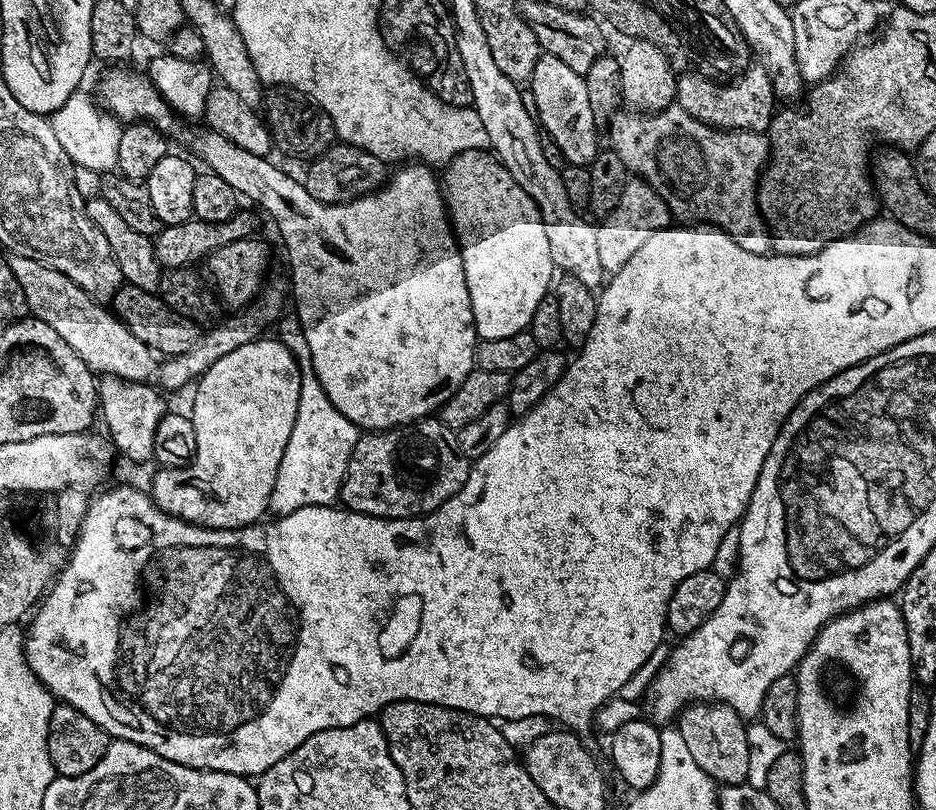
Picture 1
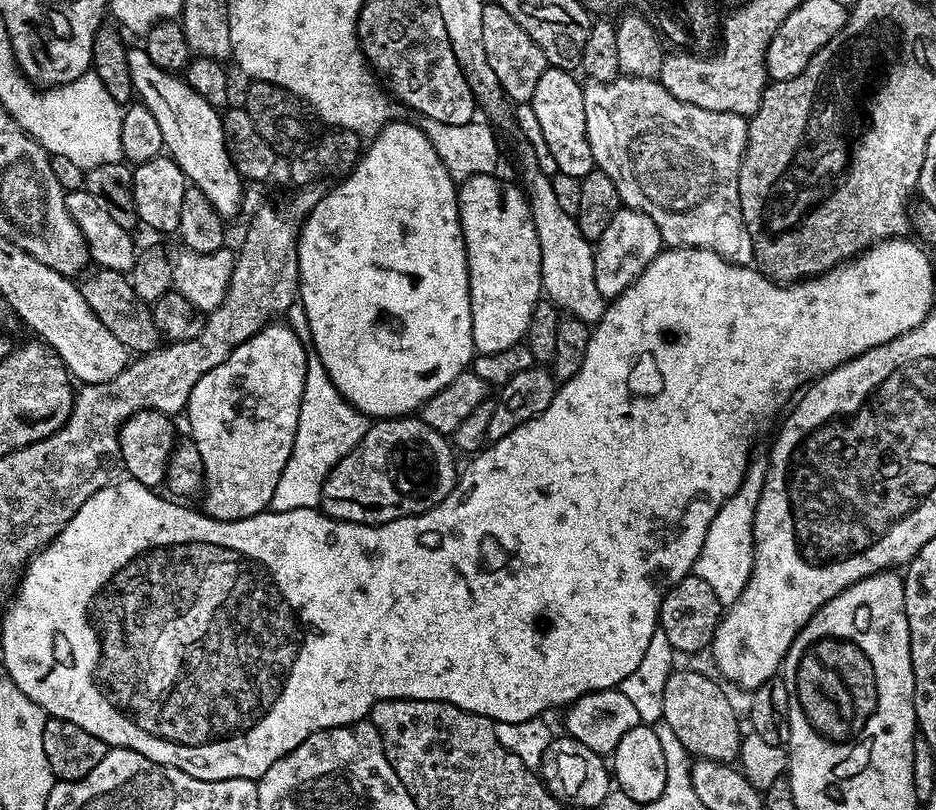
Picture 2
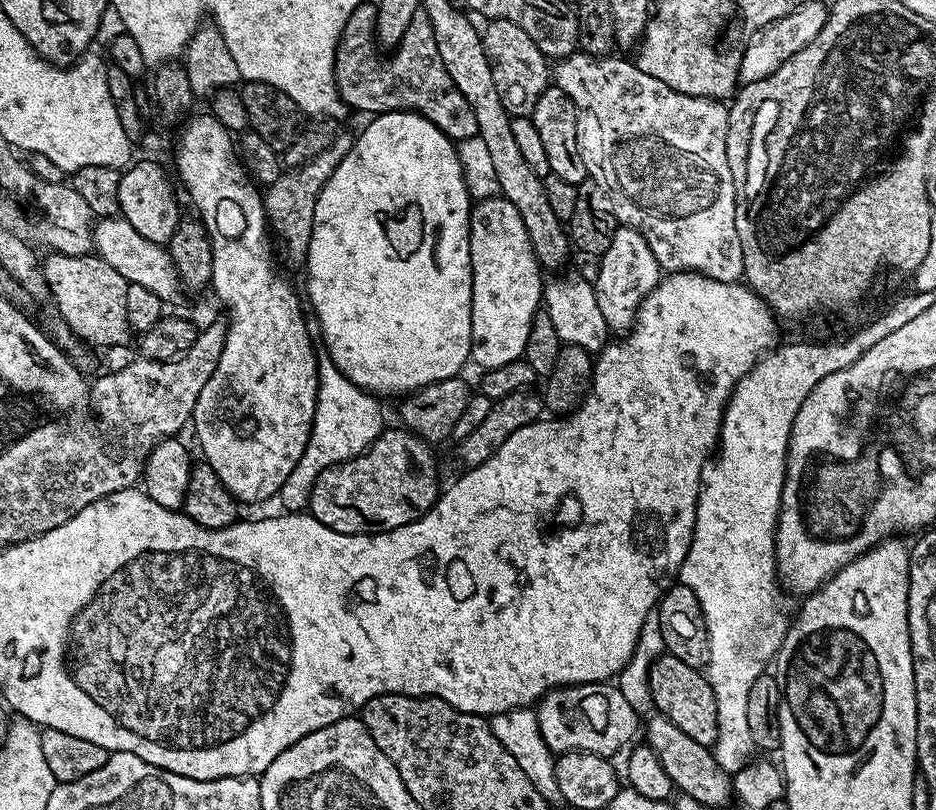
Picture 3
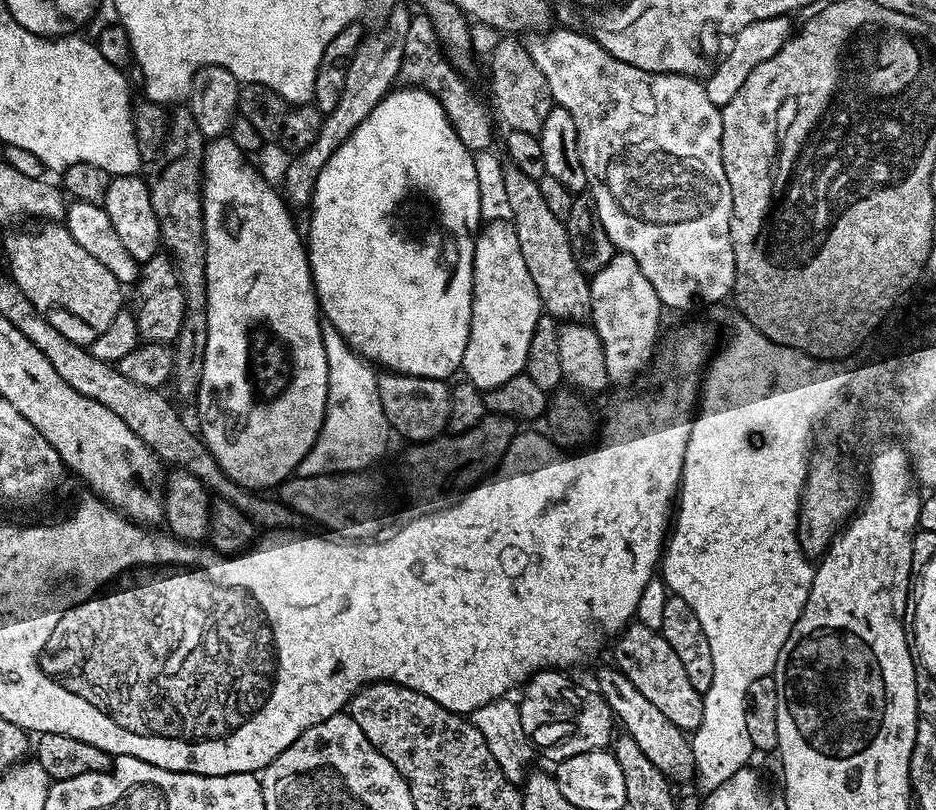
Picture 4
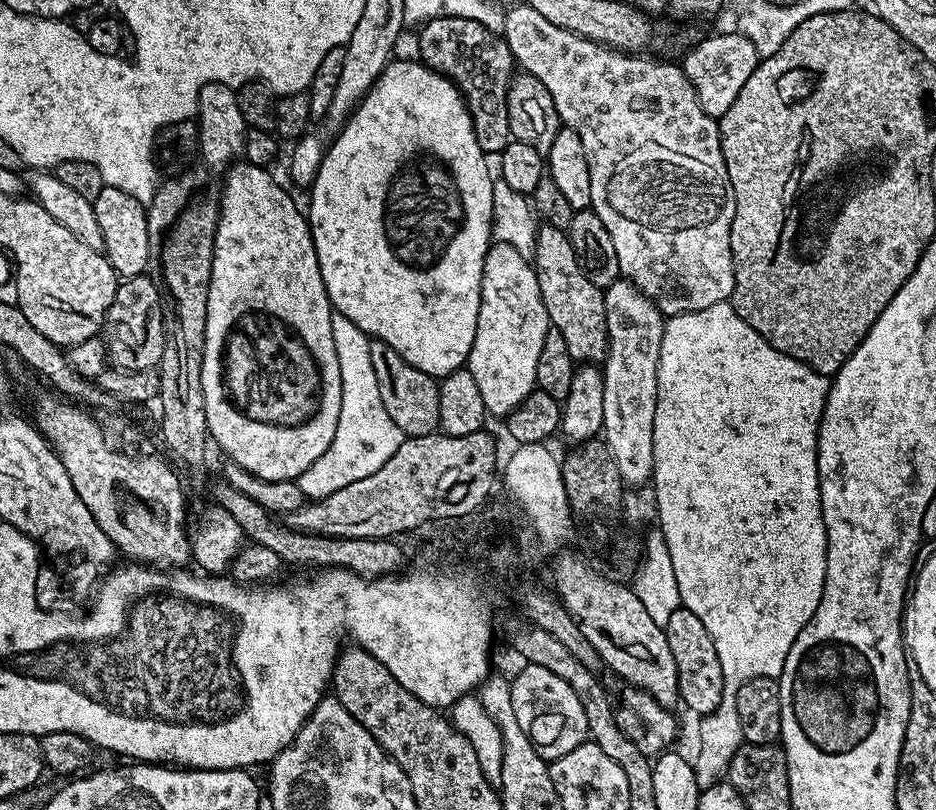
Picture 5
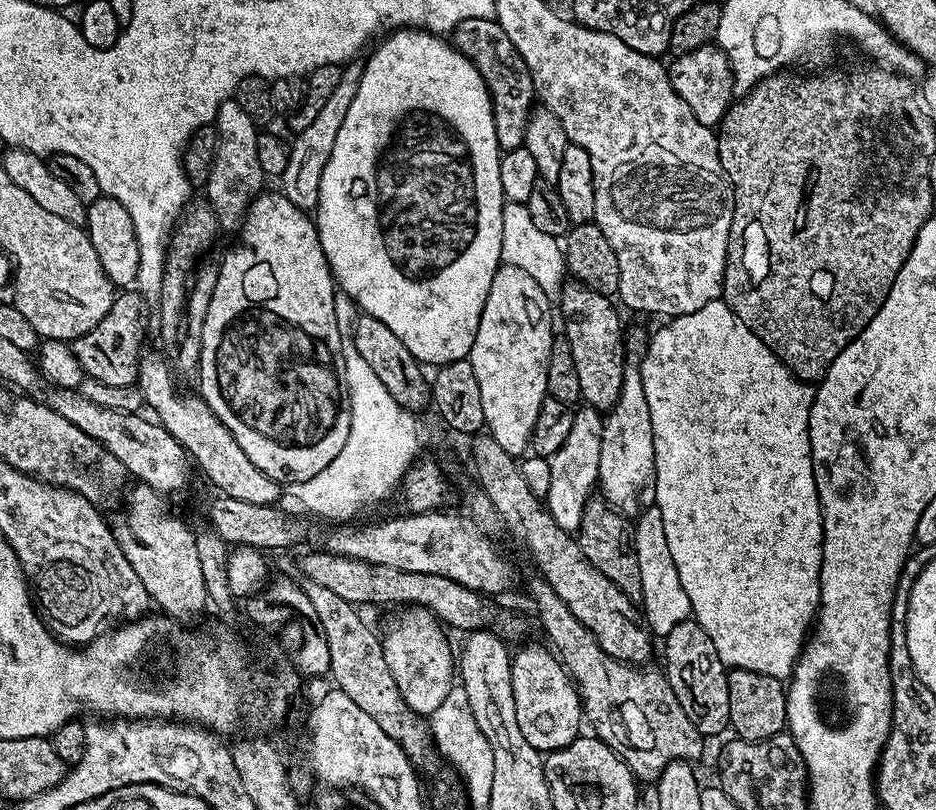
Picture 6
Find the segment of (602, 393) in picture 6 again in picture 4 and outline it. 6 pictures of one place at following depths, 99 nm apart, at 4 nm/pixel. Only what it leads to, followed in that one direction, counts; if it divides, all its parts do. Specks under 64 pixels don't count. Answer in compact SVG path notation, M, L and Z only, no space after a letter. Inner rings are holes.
M511 166L505 167L504 177L512 211L510 222L516 227L522 259L526 262L526 270L530 270L530 278L534 278L543 311L560 322L587 321L592 314L590 280L574 258L565 221L554 218L554 213L546 207L542 190L534 178Z

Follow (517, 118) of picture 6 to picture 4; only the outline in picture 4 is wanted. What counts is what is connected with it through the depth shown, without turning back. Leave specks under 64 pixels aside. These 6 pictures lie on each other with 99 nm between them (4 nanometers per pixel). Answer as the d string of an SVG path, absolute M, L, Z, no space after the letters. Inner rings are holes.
M423 14L413 15L410 22L410 31L406 34L406 50L400 67L400 80L414 88L425 88L430 95L438 98L438 102L446 110L446 116L450 118L452 129L458 134L458 138L462 138L462 146L466 146L473 154L487 152L493 147L493 113L490 108L488 113L488 108L480 101L479 94L464 81L467 79L448 63L434 26Z

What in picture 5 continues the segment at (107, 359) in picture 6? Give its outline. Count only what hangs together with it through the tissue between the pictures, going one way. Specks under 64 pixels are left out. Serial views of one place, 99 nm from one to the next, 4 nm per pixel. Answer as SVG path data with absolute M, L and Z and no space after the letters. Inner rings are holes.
M145 274L121 279L116 286L114 302L108 308L108 315L104 317L102 340L107 347L107 359L111 367L120 368L123 372L150 371L159 369L160 366L166 339L166 304L162 299L161 285L153 277L152 281L150 277L151 275Z

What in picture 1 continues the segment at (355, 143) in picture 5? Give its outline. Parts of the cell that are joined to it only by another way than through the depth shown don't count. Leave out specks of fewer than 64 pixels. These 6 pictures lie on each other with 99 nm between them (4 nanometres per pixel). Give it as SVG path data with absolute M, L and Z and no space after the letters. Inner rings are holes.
M207 127L200 129L189 138L188 144L192 147L191 155L207 171L218 174L238 194L242 194L248 200L257 200L260 208L268 212L270 219L276 223L280 231L280 240L288 251L288 268L292 271L292 288L290 284L290 296L296 299L294 314L300 319L302 330L306 334L306 346L310 346L312 365L316 371L318 382L322 382L322 390L326 390L326 398L350 418L357 428L370 432L382 432L390 428L398 428L402 424L412 424L415 420L423 420L431 417L466 382L466 378L474 370L476 362L476 325L472 323L472 307L470 306L470 290L466 286L466 274L462 270L462 254L460 245L456 242L456 233L452 230L452 222L448 219L448 210L444 206L442 184L431 167L419 162L408 162L397 172L391 173L390 179L384 187L371 196L360 196L351 200L348 204L319 204L304 188L304 185L294 182L285 174L274 170L266 163L265 157L250 154L249 151L236 147L228 138L222 138L222 134L209 132Z

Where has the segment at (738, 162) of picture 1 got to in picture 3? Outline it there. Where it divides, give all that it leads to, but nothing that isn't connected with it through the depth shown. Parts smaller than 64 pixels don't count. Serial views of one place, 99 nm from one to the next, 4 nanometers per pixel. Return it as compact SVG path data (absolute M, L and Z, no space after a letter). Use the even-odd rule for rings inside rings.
M575 51L571 56L555 61L554 84L561 88L574 102L577 110L578 146L582 154L582 162L586 162L589 177L596 180L600 189L608 197L613 216L625 228L637 228L646 238L656 261L665 273L698 272L701 276L709 276L718 282L737 283L744 274L744 254L742 242L738 238L736 225L736 191L732 181L732 161L726 158L726 136L728 130L728 108L723 103L707 100L701 96L682 94L678 90L670 90L666 82L658 82L658 78L650 78L650 74L642 74L638 66L631 60L617 58L593 58L587 52Z

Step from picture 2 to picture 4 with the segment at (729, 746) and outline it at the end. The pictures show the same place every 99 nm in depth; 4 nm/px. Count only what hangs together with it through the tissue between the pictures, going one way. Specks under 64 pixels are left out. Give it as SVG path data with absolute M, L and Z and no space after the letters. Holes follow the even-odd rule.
M633 622L615 637L616 645L612 648L612 656L615 667L619 668L621 674L626 678L630 678L630 682L634 682L634 686L638 686L638 690L642 690L649 702L654 702L654 706L658 706L658 710L662 710L662 714L666 714L666 718L670 718L670 722L674 722L674 726L678 726L680 731L685 734L691 734L699 728L702 722L702 712L704 710L704 698L698 691L694 690L694 686L690 686L690 678L686 675L686 669L682 666L678 654L674 654L670 642L666 642L666 638L660 635L655 628L648 628L645 624Z

